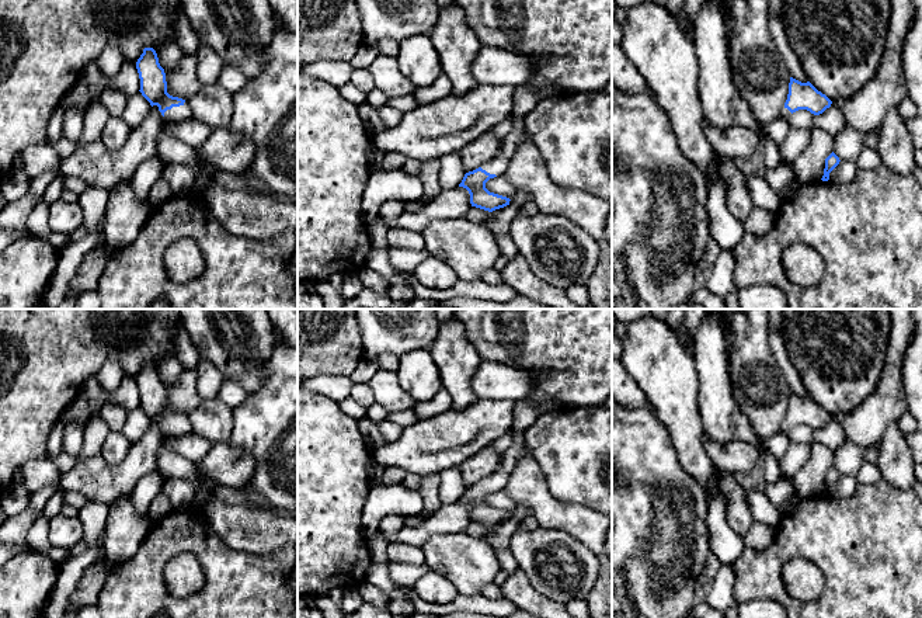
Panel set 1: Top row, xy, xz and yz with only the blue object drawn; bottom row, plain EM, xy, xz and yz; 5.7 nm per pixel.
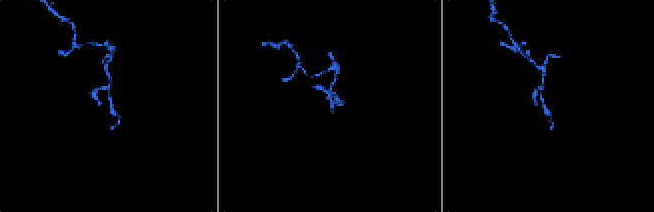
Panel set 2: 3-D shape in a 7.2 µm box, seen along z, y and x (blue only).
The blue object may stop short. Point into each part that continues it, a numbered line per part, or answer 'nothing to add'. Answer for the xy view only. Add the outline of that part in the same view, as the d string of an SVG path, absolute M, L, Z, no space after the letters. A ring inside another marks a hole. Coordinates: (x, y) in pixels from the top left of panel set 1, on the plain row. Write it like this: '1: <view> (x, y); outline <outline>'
1: xy (183, 427); outline M185 416L180 421L173 421L171 424L167 424L164 427L164 431L168 434L173 434L175 437L182 437L182 435L188 435L188 434L194 433L192 424L191 424L188 416Z

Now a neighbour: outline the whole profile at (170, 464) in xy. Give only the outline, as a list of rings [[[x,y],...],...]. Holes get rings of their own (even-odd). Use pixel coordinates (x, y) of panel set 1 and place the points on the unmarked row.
[[[163,431],[163,444],[157,452],[156,472],[163,479],[178,478],[191,482],[198,490],[202,489],[203,479],[196,469],[196,464],[166,447],[164,441],[167,437],[175,435]]]

